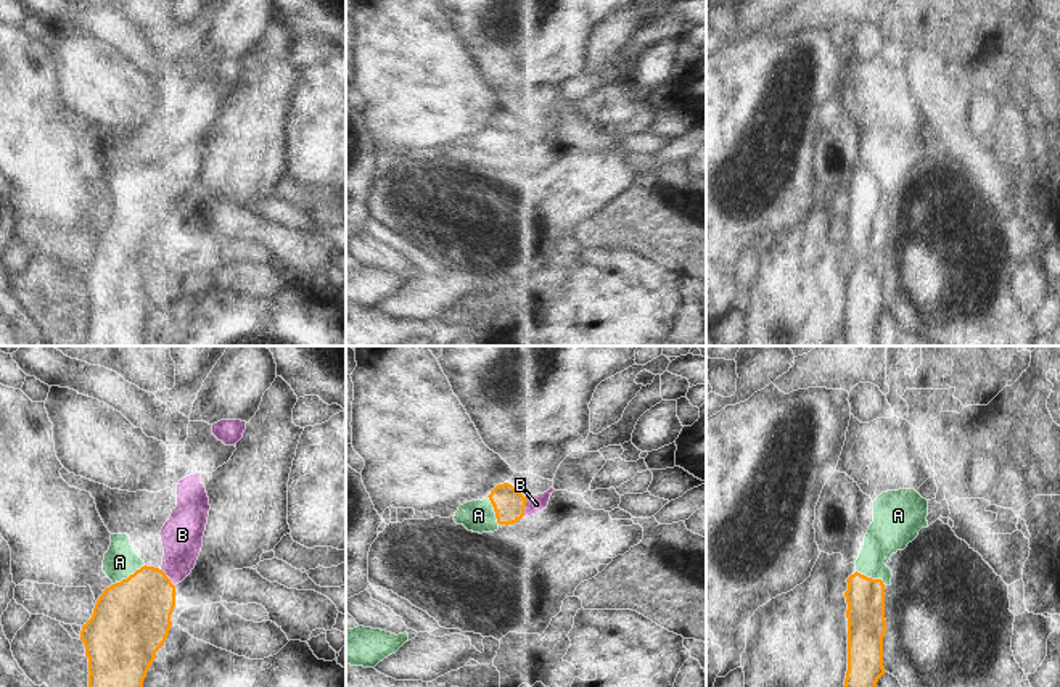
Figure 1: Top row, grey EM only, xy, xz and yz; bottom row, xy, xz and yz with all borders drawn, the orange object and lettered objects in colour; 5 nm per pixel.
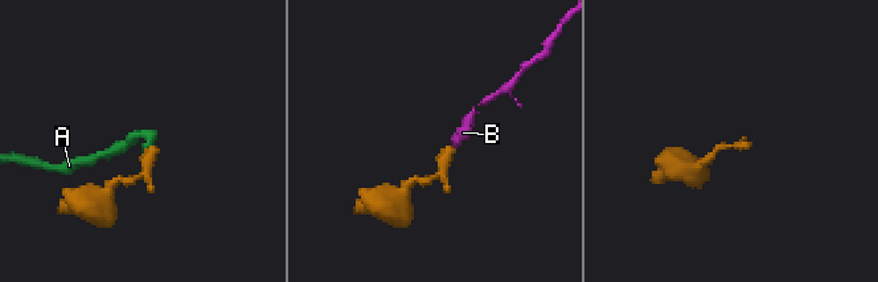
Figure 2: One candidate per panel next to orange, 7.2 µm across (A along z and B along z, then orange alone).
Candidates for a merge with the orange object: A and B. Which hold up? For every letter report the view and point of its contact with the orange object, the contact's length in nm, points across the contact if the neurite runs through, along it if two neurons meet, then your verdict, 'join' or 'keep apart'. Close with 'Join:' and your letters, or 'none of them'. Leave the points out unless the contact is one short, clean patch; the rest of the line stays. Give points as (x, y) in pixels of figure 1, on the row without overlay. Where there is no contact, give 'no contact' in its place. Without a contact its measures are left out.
A: meets orange in xy at (131, 214); contact 190 nm long; border along xy (145, 205), (113, 224); keep apart
B: meets orange in xy at (168, 218); contact 120 nm long; join
Join: B

